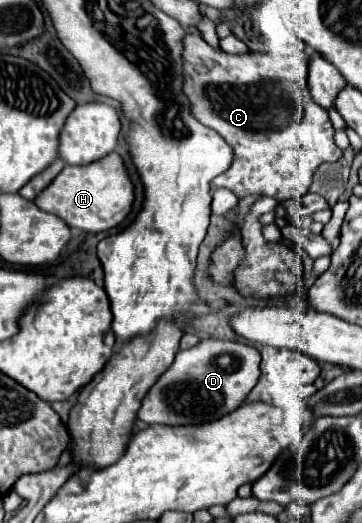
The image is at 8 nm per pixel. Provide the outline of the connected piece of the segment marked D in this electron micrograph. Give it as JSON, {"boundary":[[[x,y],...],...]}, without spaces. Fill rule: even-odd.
{"boundary":[[[203,339],[187,351],[179,351],[175,363],[149,389],[139,409],[139,419],[153,425],[199,425],[217,421],[235,411],[259,381],[261,355],[255,347],[237,341]]]}

